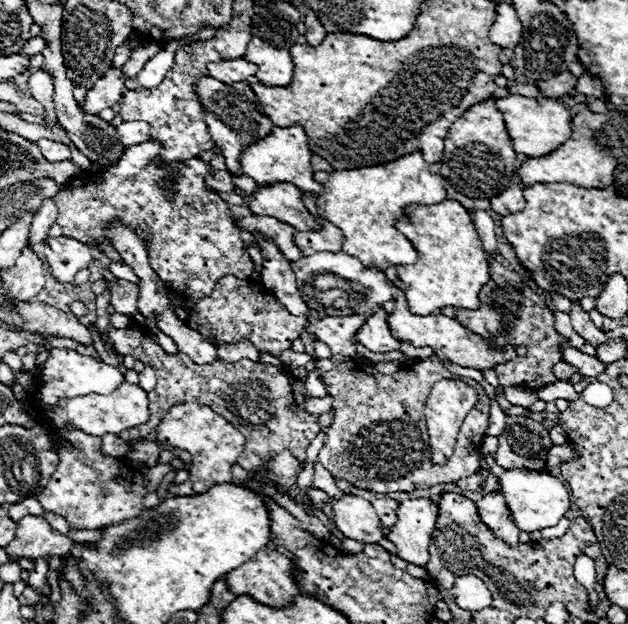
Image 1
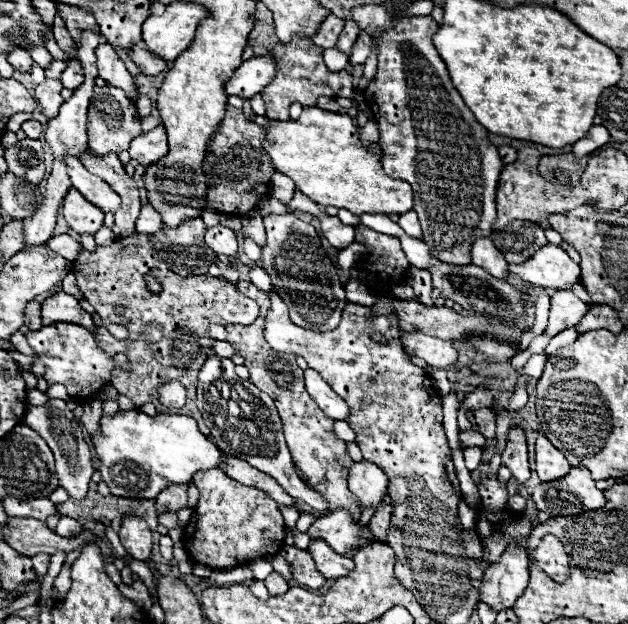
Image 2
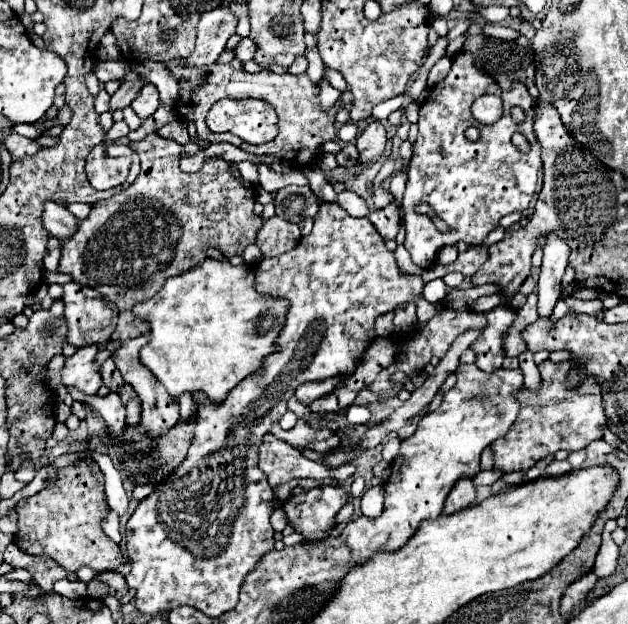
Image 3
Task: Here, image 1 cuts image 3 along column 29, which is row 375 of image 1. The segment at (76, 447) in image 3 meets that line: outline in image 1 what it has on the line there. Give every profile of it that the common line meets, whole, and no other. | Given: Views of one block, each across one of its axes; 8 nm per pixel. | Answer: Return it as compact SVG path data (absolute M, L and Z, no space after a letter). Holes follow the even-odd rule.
M500 254L490 258L490 274L494 274L494 280L490 278L490 282L482 288L482 306L478 310L456 310L456 320L466 324L466 328L474 330L476 334L486 336L488 342L496 348L502 348L504 344L528 348L526 356L518 356L510 362L494 366L502 386L522 386L538 390L546 384L556 382L552 366L562 360L562 340L554 328L554 314L548 306L544 306L536 290L530 288L526 280Z

